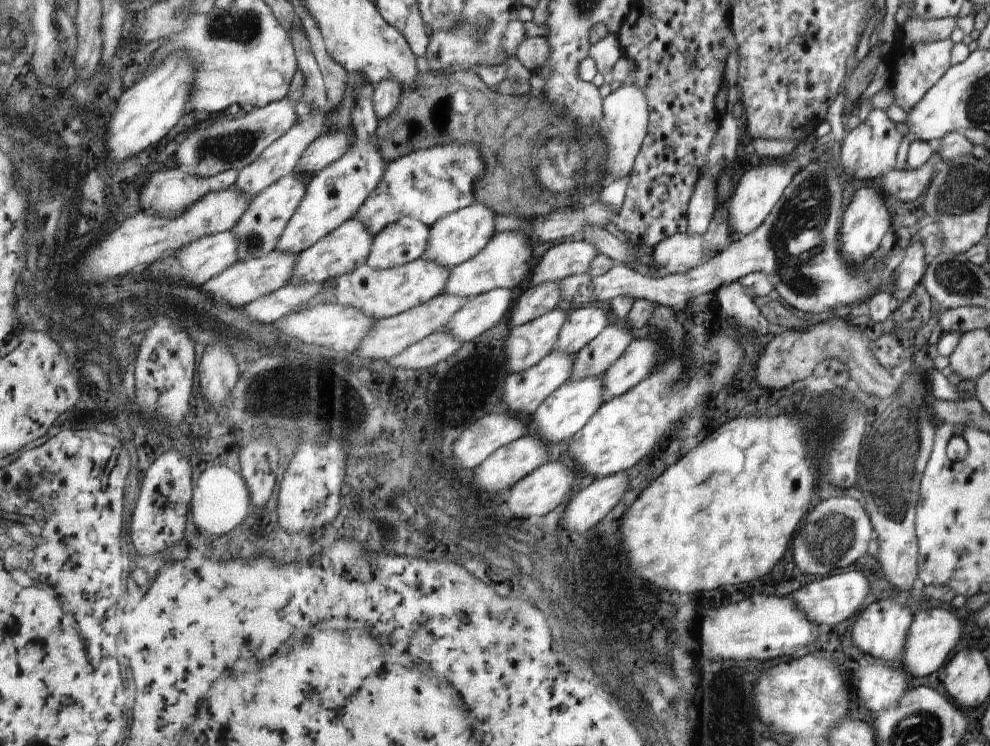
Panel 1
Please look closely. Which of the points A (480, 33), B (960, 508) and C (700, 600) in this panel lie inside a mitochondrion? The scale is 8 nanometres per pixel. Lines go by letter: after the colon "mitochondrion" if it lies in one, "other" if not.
A: mitochondrion
B: other
C: other

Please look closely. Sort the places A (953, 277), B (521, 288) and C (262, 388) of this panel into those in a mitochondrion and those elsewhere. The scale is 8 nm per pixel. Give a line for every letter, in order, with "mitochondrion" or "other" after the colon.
A: mitochondrion
B: other
C: other

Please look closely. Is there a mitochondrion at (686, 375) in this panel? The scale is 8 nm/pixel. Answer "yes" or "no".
yes

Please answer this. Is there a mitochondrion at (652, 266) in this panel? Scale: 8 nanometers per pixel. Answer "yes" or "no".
no

